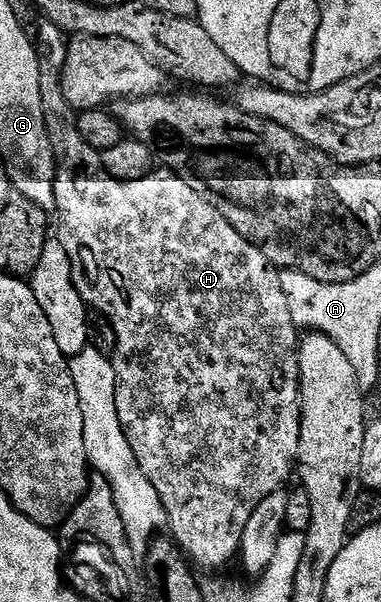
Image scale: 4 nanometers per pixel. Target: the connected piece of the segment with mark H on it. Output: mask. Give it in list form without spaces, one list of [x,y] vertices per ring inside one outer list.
[[[43,21],[38,24],[37,30],[34,32],[35,49],[39,53],[39,64],[41,65],[41,105],[45,105],[45,117],[47,118],[47,128],[49,129],[49,137],[55,146],[56,160],[61,161],[55,177],[55,206],[54,210],[59,211],[59,232],[57,238],[61,245],[65,245],[65,253],[69,253],[69,261],[73,269],[73,285],[77,285],[77,293],[82,297],[84,303],[92,312],[100,311],[105,318],[111,322],[111,327],[115,330],[115,355],[113,354],[113,362],[115,364],[115,400],[117,401],[117,417],[123,426],[125,437],[129,441],[129,445],[133,449],[133,453],[137,457],[137,461],[141,465],[141,469],[145,473],[145,477],[149,477],[149,481],[153,485],[153,489],[157,489],[157,497],[161,497],[161,505],[167,514],[167,524],[170,534],[173,536],[179,548],[183,550],[183,554],[196,568],[199,567],[223,567],[232,558],[238,556],[239,546],[241,545],[241,537],[245,533],[245,525],[249,522],[249,517],[253,514],[253,509],[265,497],[273,493],[275,490],[281,490],[285,487],[286,479],[293,475],[297,467],[299,457],[299,438],[301,437],[301,413],[299,412],[299,344],[301,342],[300,328],[295,326],[293,316],[290,313],[289,303],[286,301],[285,292],[281,287],[279,280],[279,271],[271,266],[271,262],[265,257],[265,253],[261,253],[261,249],[257,249],[245,237],[241,237],[241,233],[237,233],[237,229],[233,229],[233,225],[229,225],[229,221],[223,215],[215,210],[214,206],[192,184],[182,179],[177,173],[172,173],[166,169],[156,170],[150,175],[141,177],[137,181],[125,181],[122,183],[120,179],[115,179],[106,173],[98,173],[99,175],[91,175],[95,171],[95,167],[91,162],[96,162],[96,152],[92,151],[89,144],[84,141],[79,132],[78,126],[72,120],[76,118],[76,111],[71,108],[69,101],[65,101],[65,93],[61,86],[61,77],[63,76],[63,66],[65,65],[65,57],[69,46],[68,36],[57,25]]]

